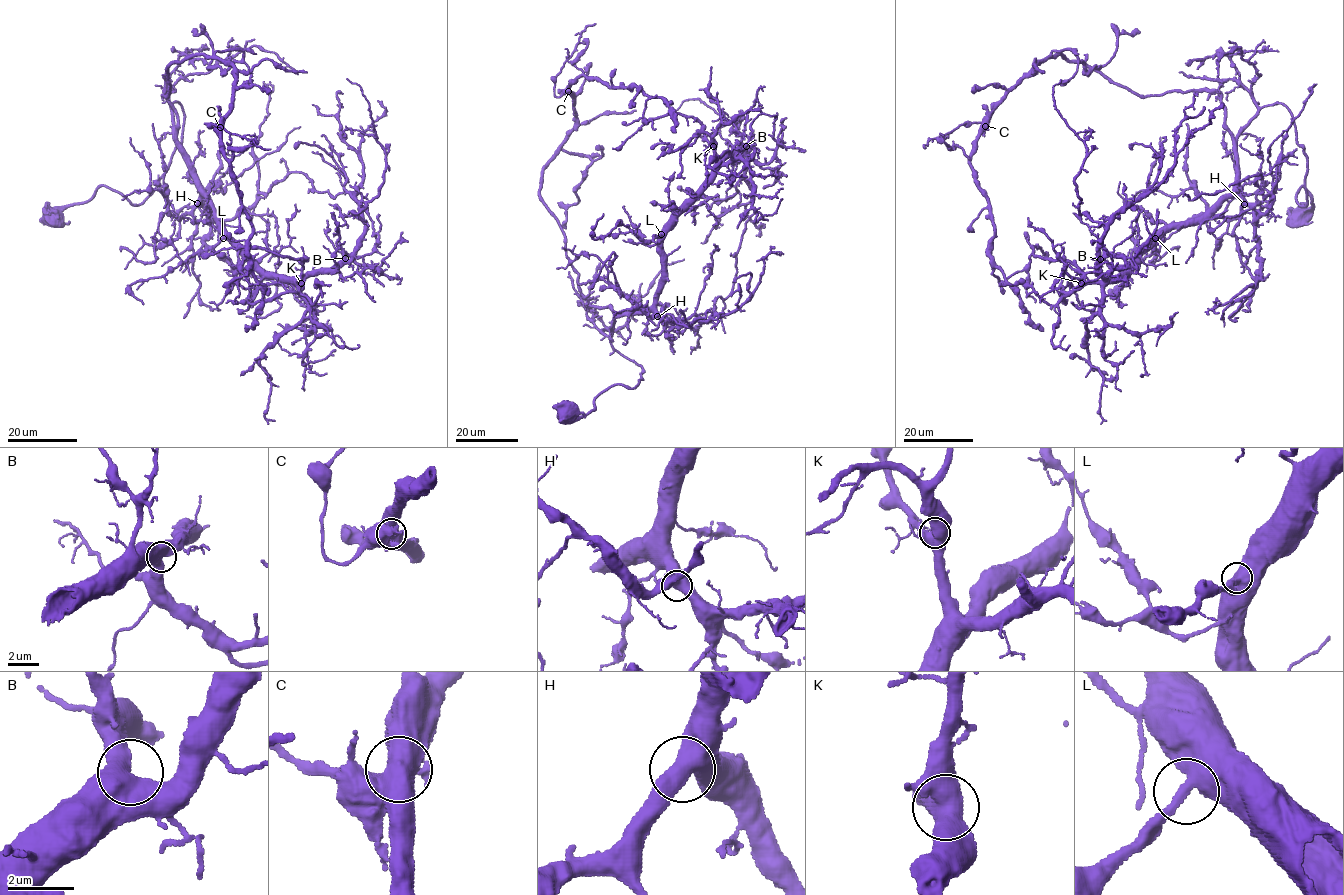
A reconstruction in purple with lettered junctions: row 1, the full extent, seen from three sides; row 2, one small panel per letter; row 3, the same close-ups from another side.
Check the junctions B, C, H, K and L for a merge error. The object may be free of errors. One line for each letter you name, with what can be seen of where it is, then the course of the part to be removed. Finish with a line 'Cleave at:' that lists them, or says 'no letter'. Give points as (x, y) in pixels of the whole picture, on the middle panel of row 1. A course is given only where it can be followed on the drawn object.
C: Place: (568, 91). Course of the part to remove: (568, 91), (556, 96), (554, 77), (574, 51), (582, 32), (595, 24)
Cleave at: C

